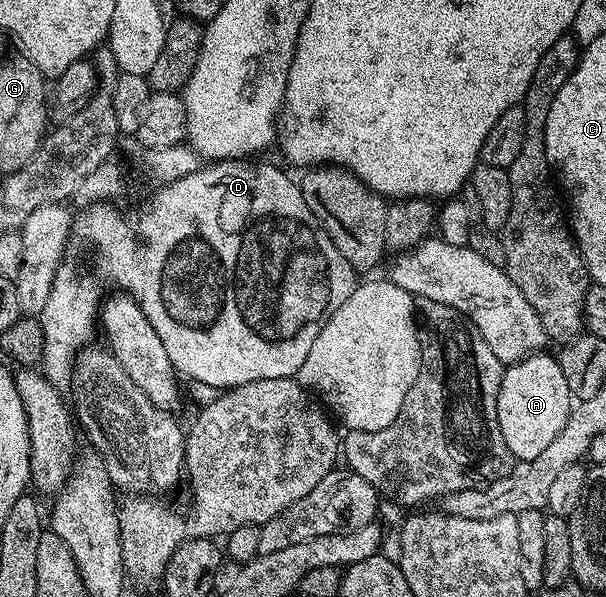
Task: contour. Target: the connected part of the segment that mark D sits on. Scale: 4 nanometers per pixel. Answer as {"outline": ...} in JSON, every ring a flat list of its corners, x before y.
{"outline":[[218,160,206,164,191,175,166,185,159,185,158,191,150,198,150,203,143,210,133,214,126,210,121,214,116,205,109,201,96,203,83,209,73,219,70,228,70,245,65,259,56,272,56,280,52,282,52,292,48,295,48,304,44,304,40,321,44,328,44,356,40,369,46,378,59,388,71,385,74,376,74,363,83,348,89,347,96,334,96,323,100,318,100,297,98,286,90,279,90,270,81,262,82,253,90,254,90,262,94,265,94,274,102,282,111,282,114,288,125,292,140,304,144,316,148,316,148,324,160,332,160,340,168,351,168,360,172,360,174,369,183,379,190,382,203,382,219,388,243,386,256,380,276,380,277,378,294,378,304,360,308,357,313,341,320,335,321,330,328,324,330,317,350,296,356,285,356,271,344,260,344,256,332,244,332,236,324,232,324,228,312,216,308,204,304,204,301,185,296,184,278,166,270,162,262,162,257,166,254,160]]}

